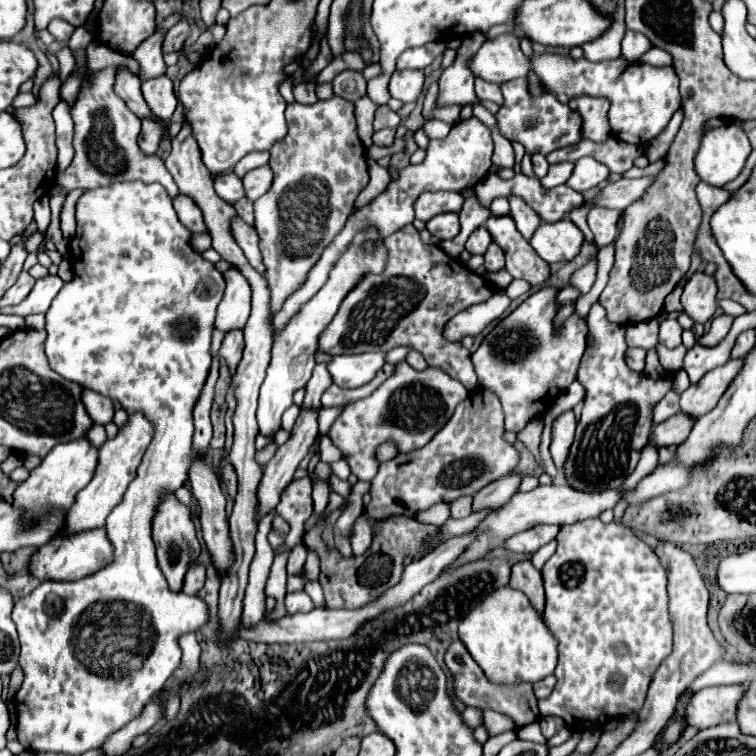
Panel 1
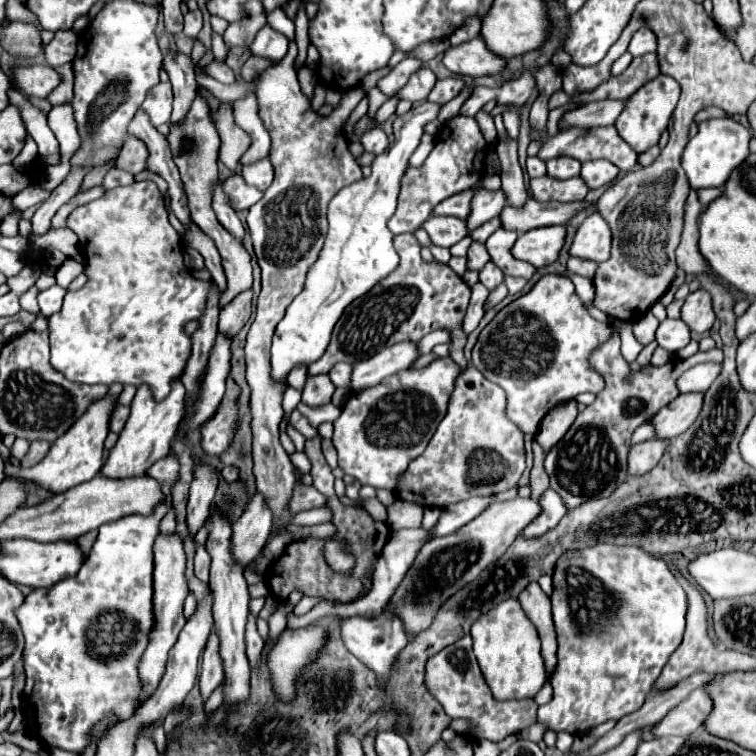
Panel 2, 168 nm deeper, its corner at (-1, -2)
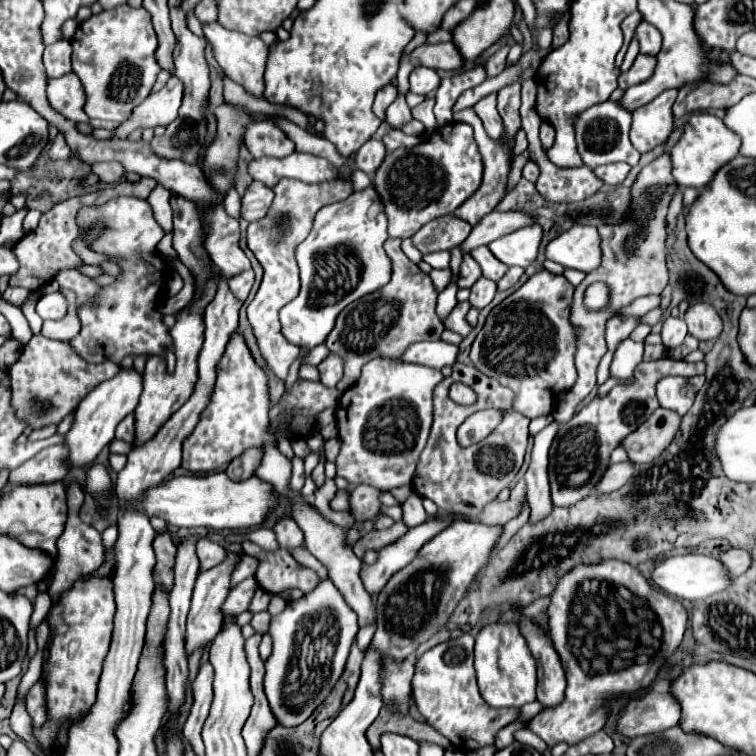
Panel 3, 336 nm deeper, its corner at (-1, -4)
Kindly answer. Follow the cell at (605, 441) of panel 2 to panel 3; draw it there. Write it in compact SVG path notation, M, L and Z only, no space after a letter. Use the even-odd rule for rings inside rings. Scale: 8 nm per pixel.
M669 357L661 361L643 361L635 369L635 383L629 387L613 387L607 395L595 397L587 407L577 411L573 419L565 425L559 425L559 431L553 439L549 451L549 481L551 481L551 499L557 507L569 507L597 487L601 477L609 467L611 451L633 433L647 417L659 407L657 401L657 383L669 375L701 375L705 373L705 361L687 363L673 361Z

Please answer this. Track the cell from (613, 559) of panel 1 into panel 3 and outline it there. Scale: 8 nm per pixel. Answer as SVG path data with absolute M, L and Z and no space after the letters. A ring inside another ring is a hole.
M603 559L593 565L581 563L561 575L553 589L547 613L549 633L567 673L567 689L565 699L559 705L543 709L529 721L529 729L537 733L549 747L559 741L575 745L595 731L603 729L609 719L609 707L621 695L633 695L651 687L663 665L681 645L683 635L689 627L689 613L681 601L653 589L633 565L617 559Z

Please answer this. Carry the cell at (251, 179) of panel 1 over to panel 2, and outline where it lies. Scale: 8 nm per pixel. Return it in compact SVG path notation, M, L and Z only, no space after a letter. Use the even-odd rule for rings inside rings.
M263 157L261 161L255 161L253 165L243 165L241 175L247 181L247 185L253 185L253 187L265 191L273 183L275 171L273 171L273 165L271 165L269 157Z

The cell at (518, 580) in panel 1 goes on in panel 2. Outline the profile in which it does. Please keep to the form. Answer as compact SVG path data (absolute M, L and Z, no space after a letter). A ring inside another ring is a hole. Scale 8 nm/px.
M531 583L519 595L519 603L539 633L541 655L545 659L547 681L549 681L549 673L553 673L553 665L557 665L557 635L555 635L555 627L551 619L551 601L541 591L539 583Z

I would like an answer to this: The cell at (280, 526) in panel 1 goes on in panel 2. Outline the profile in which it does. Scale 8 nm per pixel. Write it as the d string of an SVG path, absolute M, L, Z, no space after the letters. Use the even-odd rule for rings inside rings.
M327 507L321 509L311 509L311 511L301 511L297 513L297 517L293 517L291 525L317 525L317 523L325 523L331 521L333 513Z

